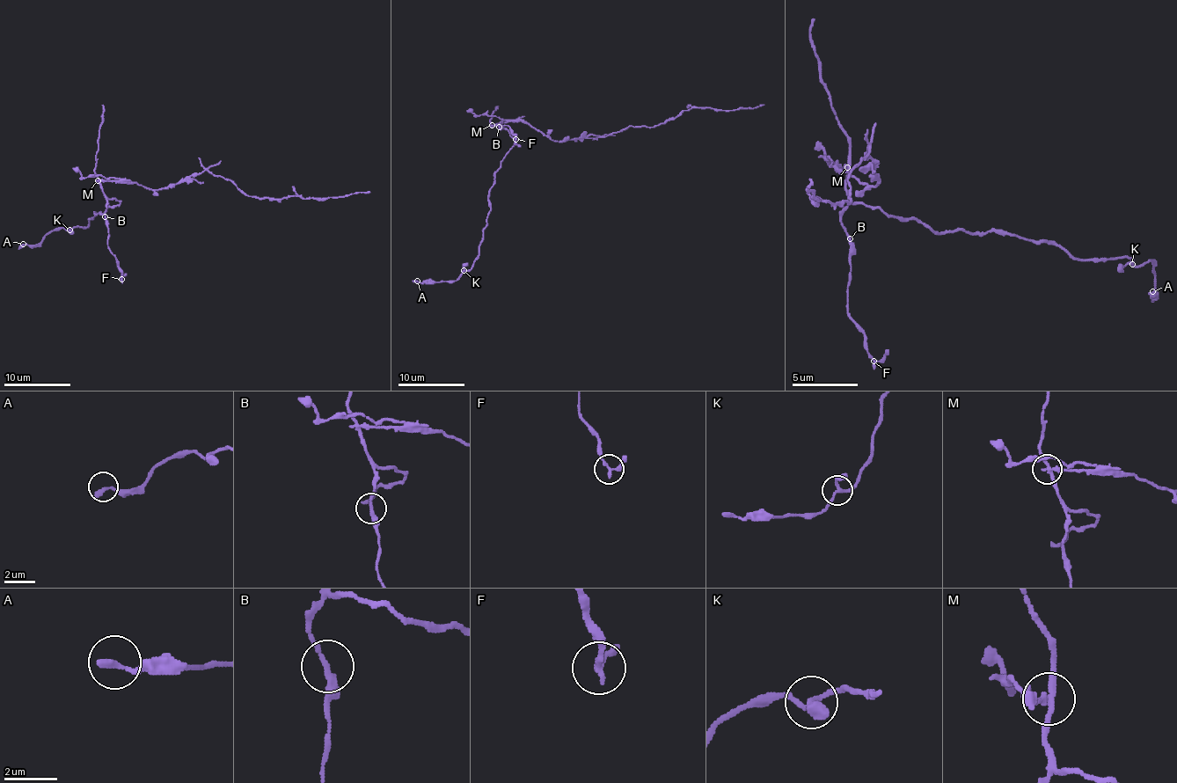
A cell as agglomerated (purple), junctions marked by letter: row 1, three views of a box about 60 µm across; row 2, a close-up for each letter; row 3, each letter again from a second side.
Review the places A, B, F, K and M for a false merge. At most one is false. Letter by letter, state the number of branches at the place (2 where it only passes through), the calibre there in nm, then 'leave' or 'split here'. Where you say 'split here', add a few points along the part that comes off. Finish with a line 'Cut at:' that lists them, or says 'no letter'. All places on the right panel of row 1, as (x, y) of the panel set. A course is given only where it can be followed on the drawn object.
A: 1 | 320 nm | leave
B: 2 | 220 nm | leave
F: 2 | 240 nm | leave
K: 3 | 190 nm | leave
M: 3 | 200 nm | split here | (846, 166), (840, 172), (873, 186), (866, 157), (869, 146), (850, 172), (846, 202), (814, 199), (807, 189)
Cut at: M

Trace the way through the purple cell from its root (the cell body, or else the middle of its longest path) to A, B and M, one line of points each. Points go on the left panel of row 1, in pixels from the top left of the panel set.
A: (125, 181), (101, 183), (101, 192), (120, 203), (95, 213), (86, 227), (54, 229), (34, 245), (23, 244)
B: (125, 181), (101, 183), (101, 192), (106, 200), (105, 216)
M: (125, 181), (98, 179)

